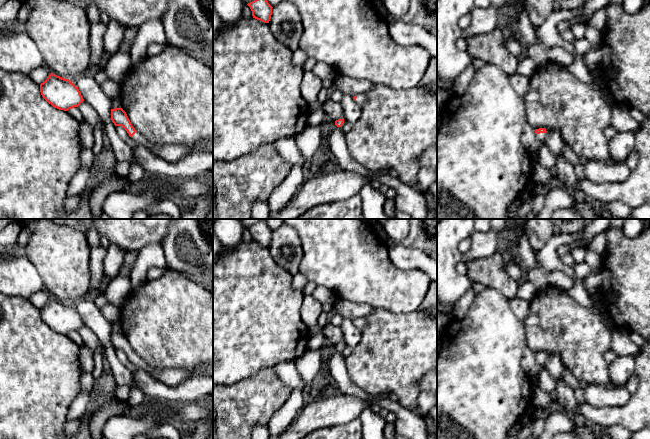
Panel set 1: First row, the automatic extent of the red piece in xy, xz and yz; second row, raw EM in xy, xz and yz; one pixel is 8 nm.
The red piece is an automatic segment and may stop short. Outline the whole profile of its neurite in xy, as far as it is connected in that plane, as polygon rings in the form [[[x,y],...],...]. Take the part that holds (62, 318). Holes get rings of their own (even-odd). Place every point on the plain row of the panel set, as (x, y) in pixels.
[[[53,297],[40,308],[42,321],[53,331],[68,335],[78,331],[83,321],[78,313],[69,303],[64,303]]]

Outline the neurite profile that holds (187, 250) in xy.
[[[170,219],[161,246],[168,269],[195,281],[213,278],[213,244],[201,231],[198,219]]]

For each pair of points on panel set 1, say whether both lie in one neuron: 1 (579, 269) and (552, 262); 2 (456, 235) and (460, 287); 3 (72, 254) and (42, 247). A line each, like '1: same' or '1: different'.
1: different
2: same
3: same

